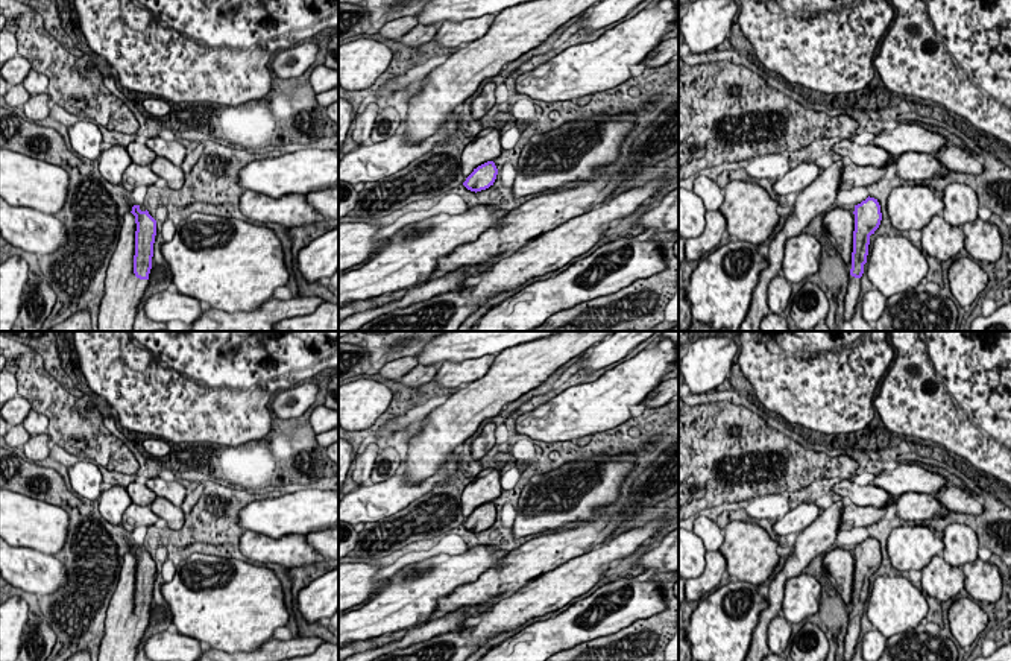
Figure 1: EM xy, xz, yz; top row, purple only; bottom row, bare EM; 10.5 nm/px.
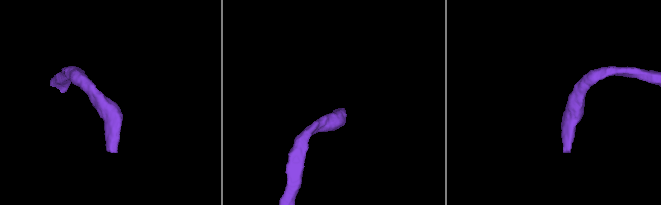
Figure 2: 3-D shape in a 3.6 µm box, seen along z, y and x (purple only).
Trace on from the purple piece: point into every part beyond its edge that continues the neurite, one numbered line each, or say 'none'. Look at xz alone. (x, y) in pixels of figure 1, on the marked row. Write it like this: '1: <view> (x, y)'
1: xz (486, 146)

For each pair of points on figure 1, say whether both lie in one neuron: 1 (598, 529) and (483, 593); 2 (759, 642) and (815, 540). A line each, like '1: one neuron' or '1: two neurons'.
1: one neuron
2: one neuron

